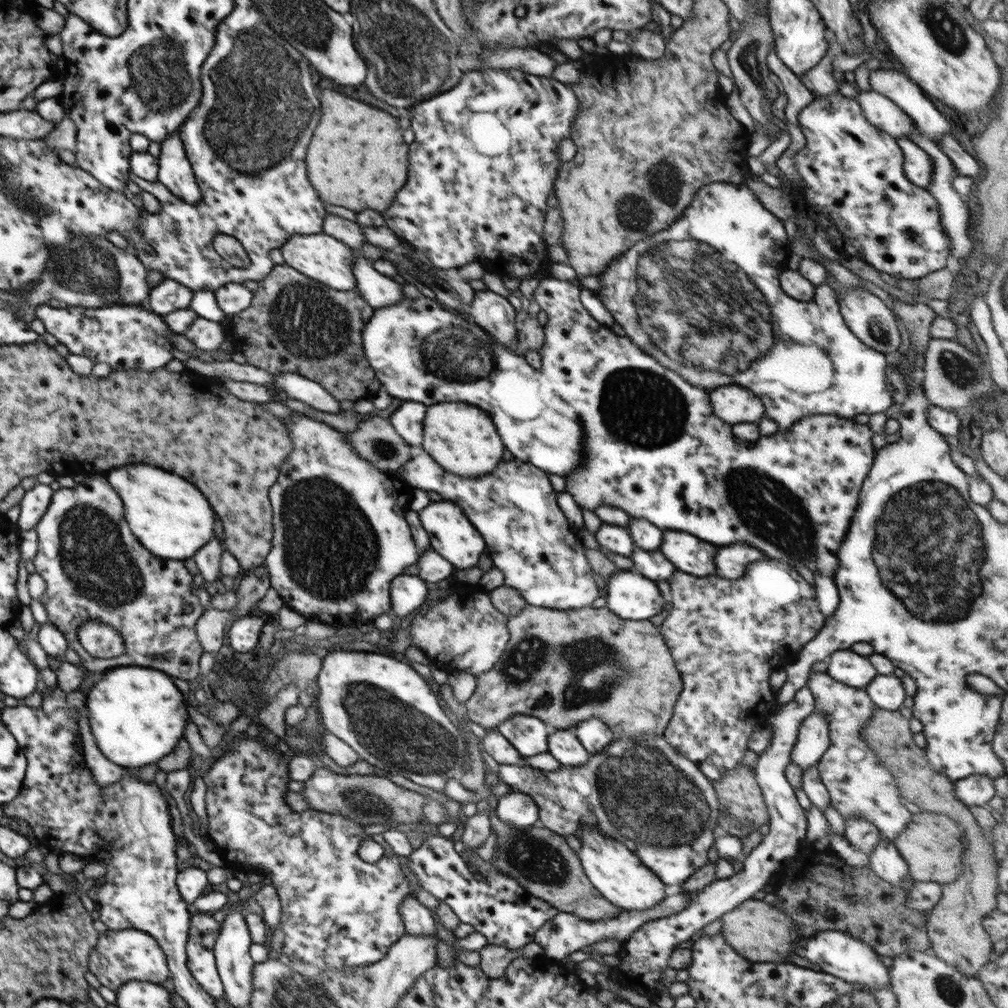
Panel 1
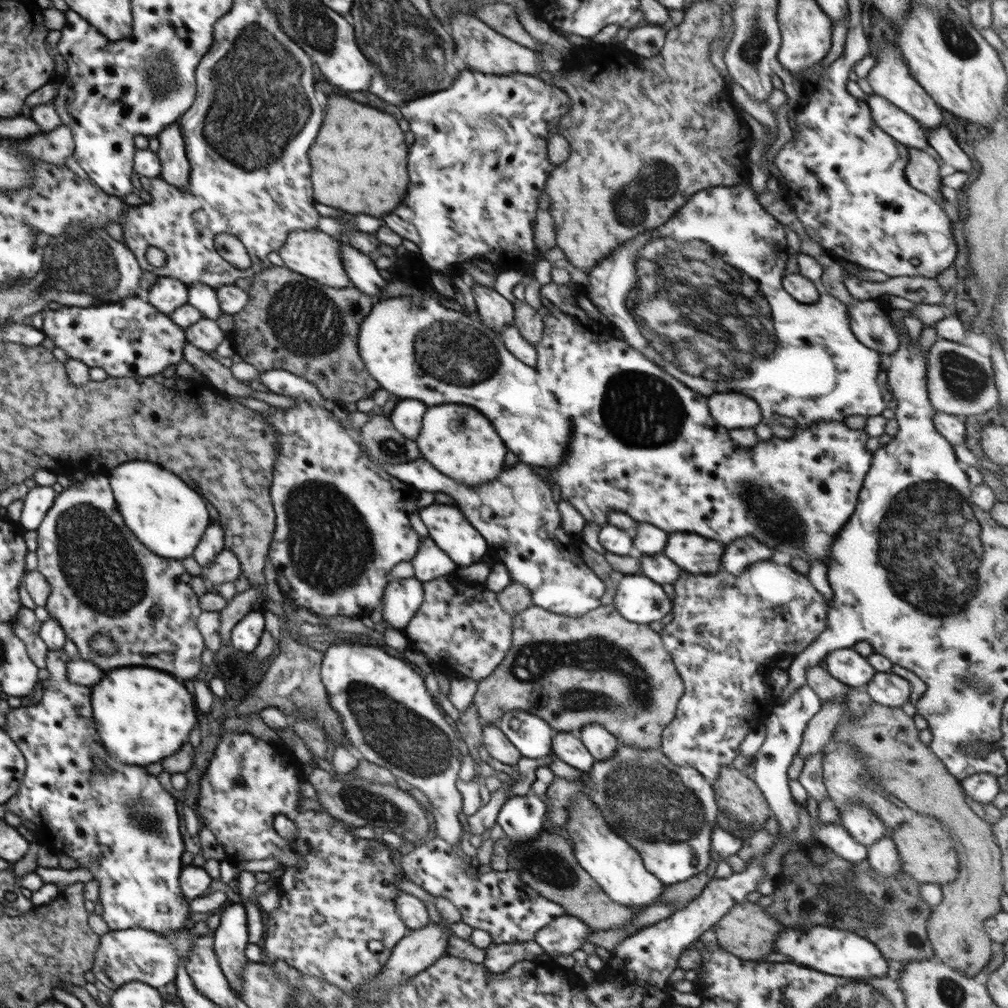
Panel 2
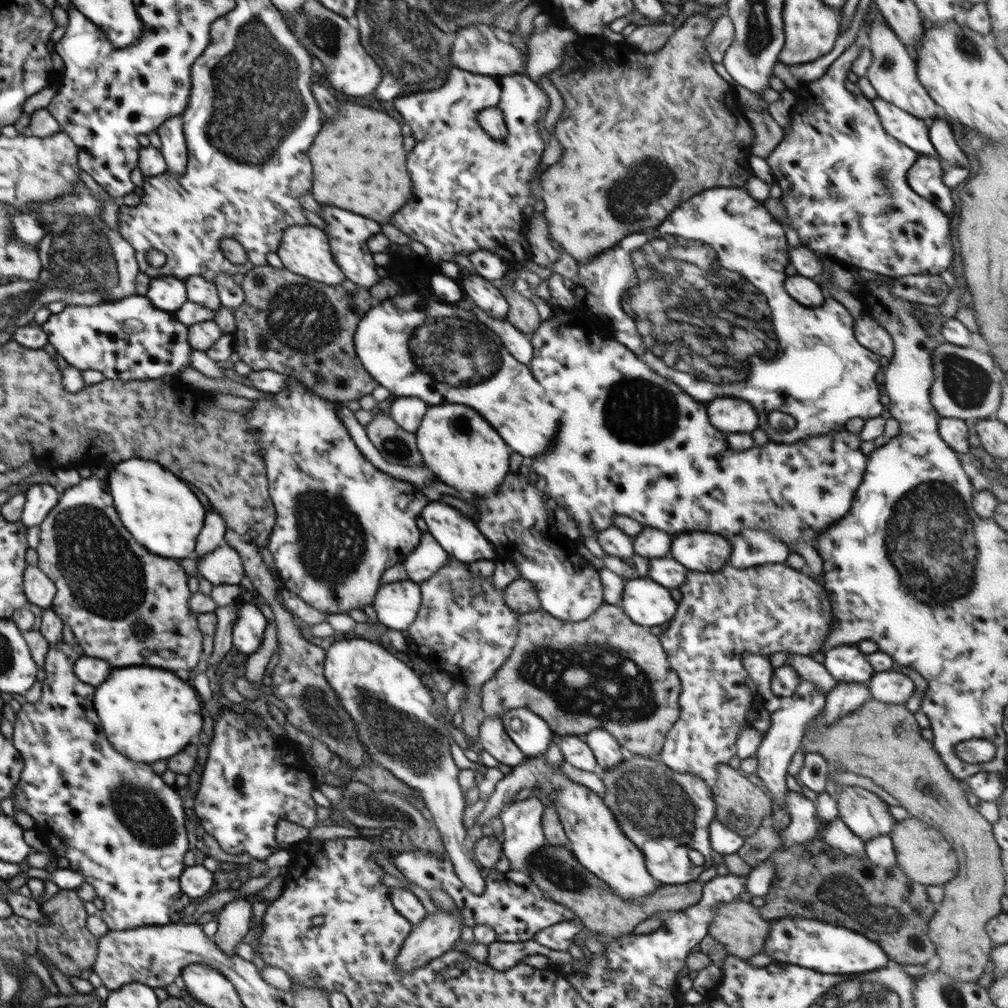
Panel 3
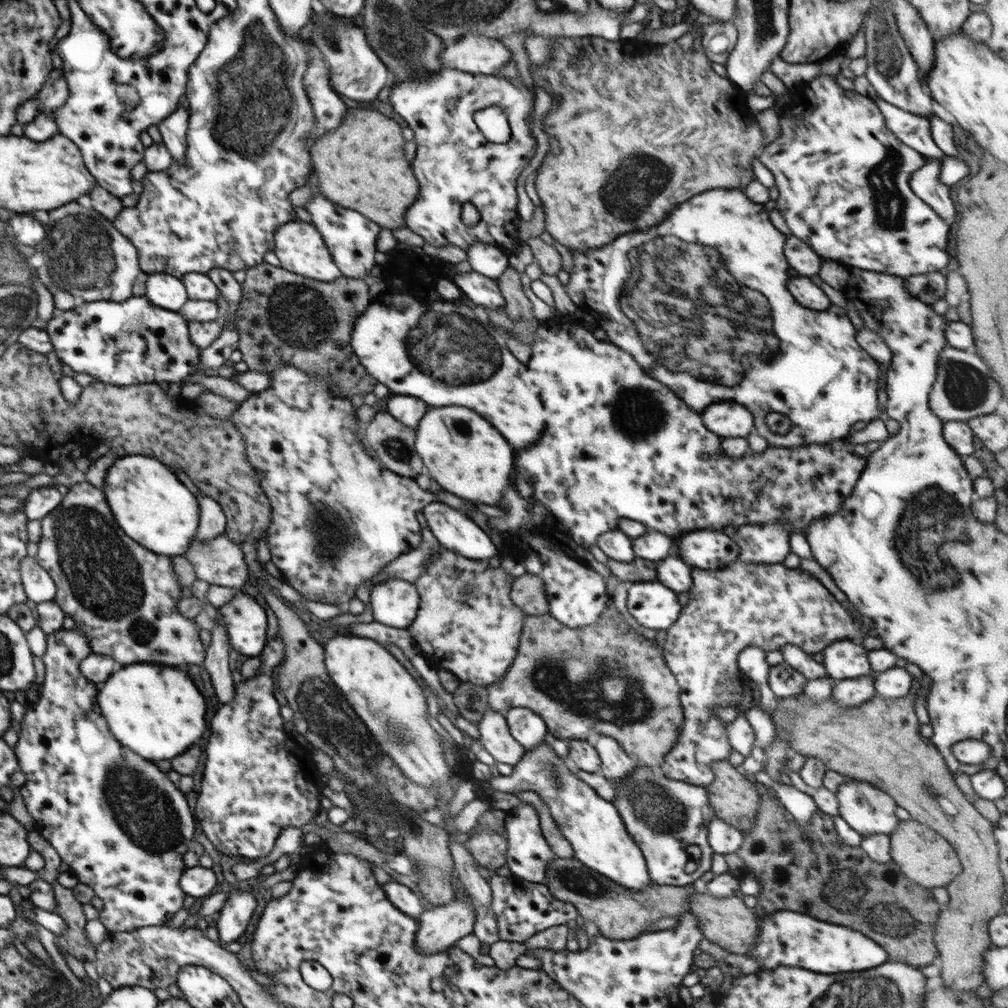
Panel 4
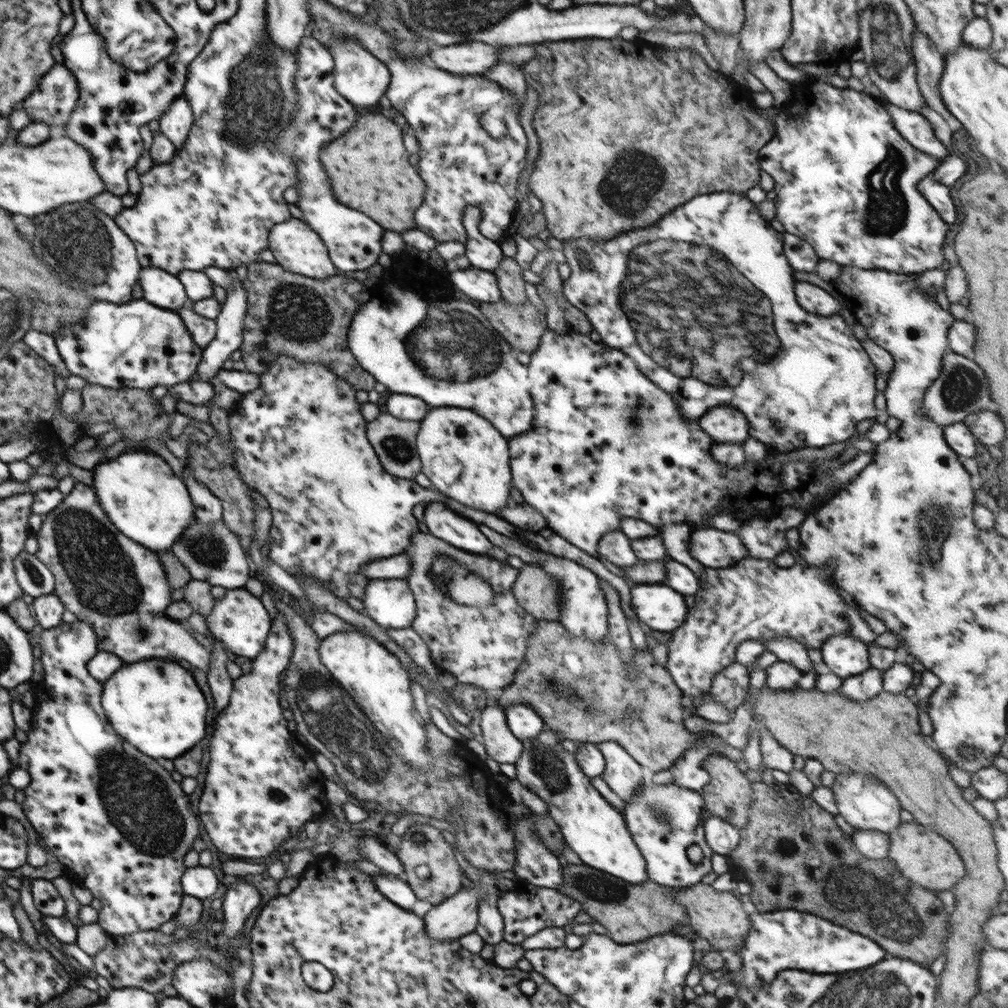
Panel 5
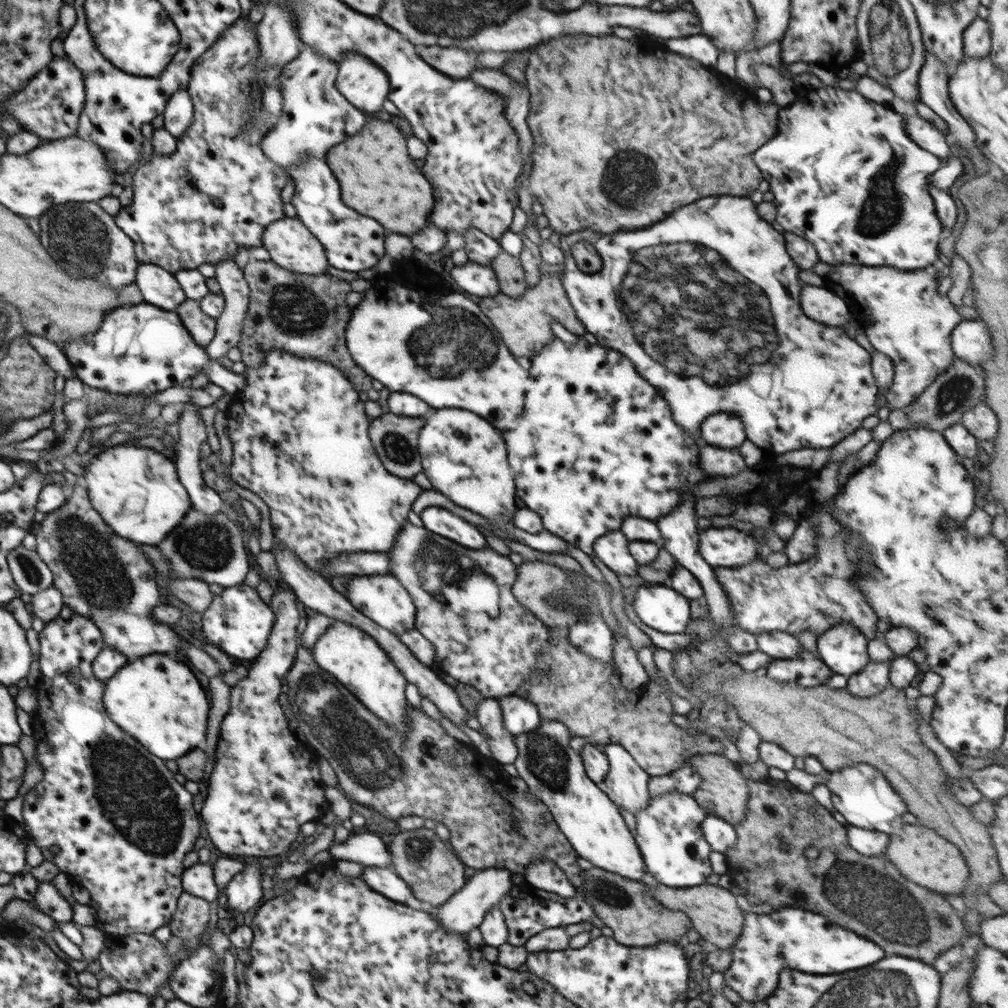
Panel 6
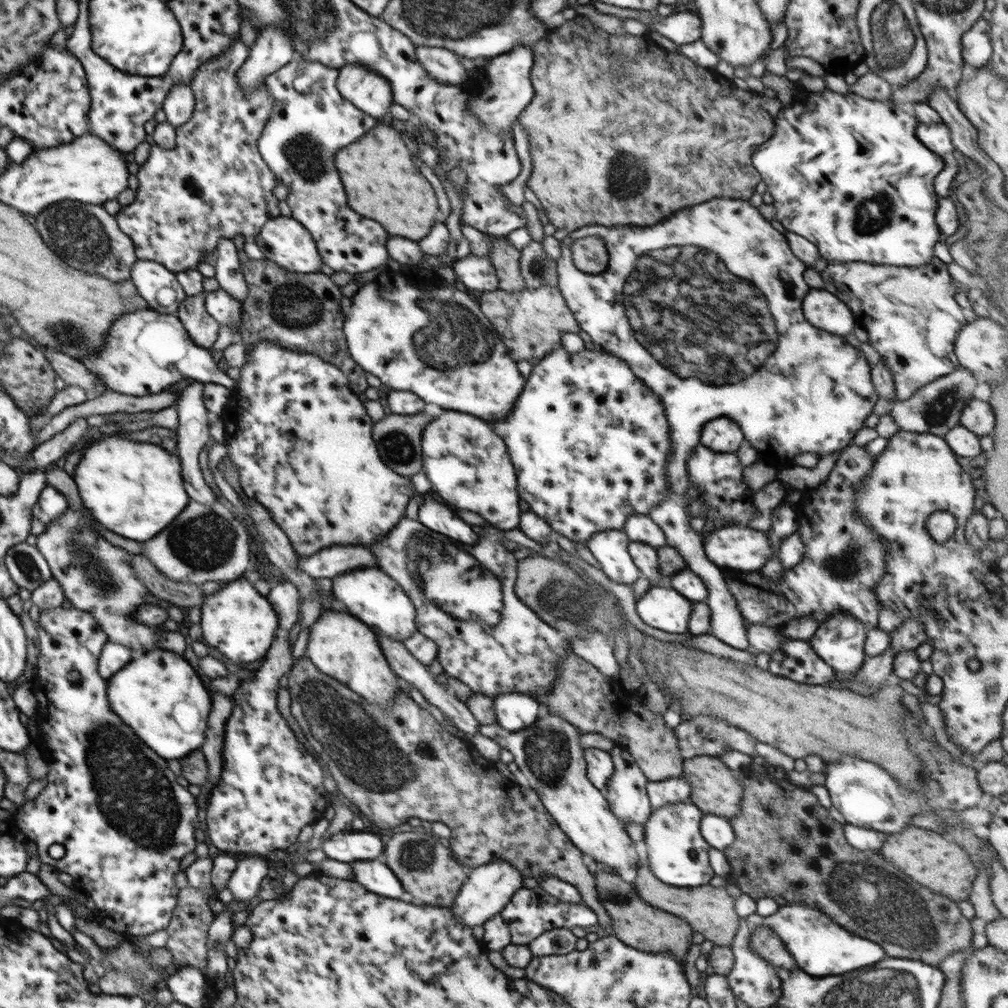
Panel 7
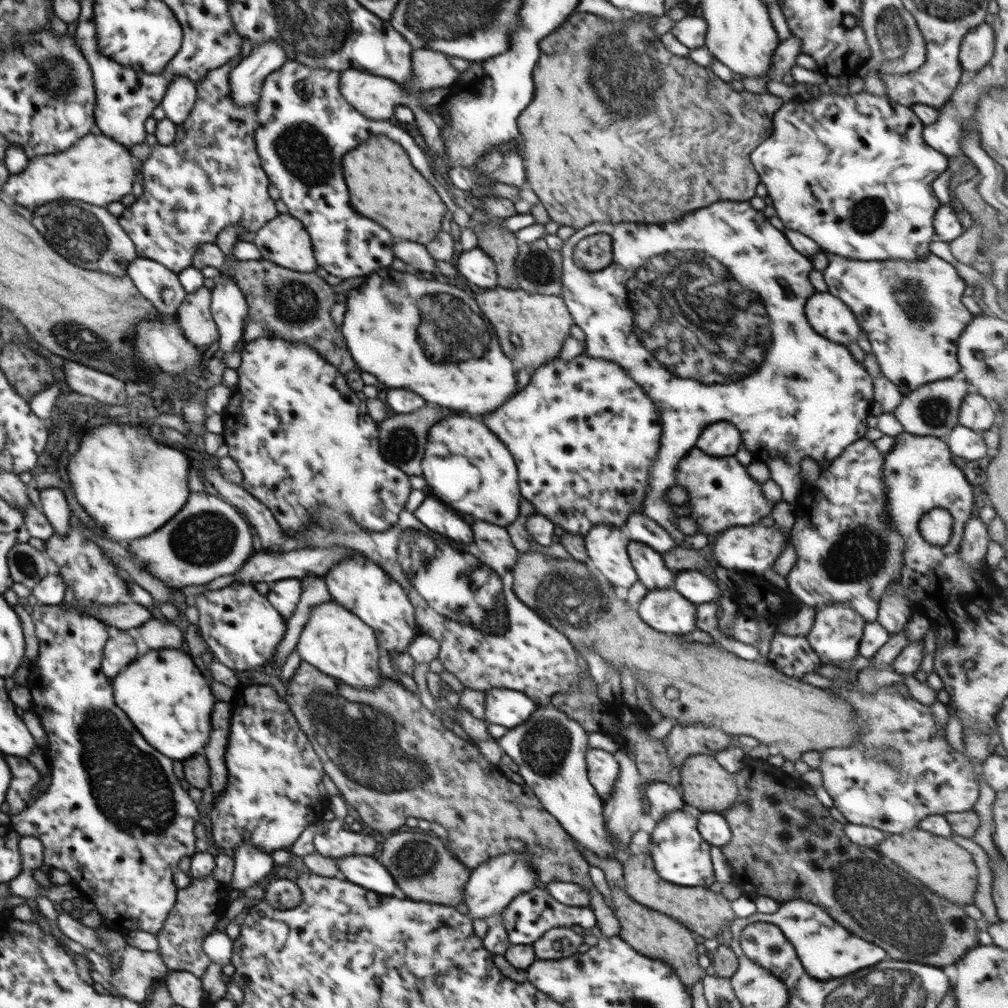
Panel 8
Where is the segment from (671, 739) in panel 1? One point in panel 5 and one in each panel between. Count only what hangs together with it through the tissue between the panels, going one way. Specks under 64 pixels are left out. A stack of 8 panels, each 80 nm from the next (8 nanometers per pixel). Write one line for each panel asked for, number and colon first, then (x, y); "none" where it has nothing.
2: (724, 626)
3: (722, 615)
4: (747, 604)
5: (754, 599)

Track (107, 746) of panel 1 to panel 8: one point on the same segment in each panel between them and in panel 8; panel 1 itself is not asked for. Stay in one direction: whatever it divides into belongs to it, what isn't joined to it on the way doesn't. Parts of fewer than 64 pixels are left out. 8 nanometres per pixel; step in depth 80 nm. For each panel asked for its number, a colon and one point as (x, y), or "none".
2: (142, 715)
3: (149, 714)
4: (157, 711)
5: (155, 704)
6: (157, 699)
7: (158, 695)
8: (163, 693)

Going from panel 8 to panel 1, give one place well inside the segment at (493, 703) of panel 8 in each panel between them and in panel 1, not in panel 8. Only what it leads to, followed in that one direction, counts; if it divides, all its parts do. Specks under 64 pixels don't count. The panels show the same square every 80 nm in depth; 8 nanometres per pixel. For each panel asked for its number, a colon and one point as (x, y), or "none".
1: (529, 735)
2: (531, 736)
3: (532, 735)
4: (529, 729)
5: (523, 721)
6: (520, 715)
7: (514, 711)

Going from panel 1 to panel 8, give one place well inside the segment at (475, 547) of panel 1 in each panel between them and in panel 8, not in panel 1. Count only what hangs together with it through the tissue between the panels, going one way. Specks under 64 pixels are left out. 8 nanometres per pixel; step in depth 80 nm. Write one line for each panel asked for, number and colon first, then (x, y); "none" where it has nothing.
2: (449, 528)
3: (456, 533)
4: (456, 531)
5: (462, 533)
6: (443, 522)
7: (434, 515)
8: (431, 513)

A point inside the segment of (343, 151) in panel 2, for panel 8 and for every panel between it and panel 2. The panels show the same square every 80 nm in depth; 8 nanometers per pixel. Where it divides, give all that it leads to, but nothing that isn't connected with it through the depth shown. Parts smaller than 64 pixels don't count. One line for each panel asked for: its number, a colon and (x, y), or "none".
3: (359, 160)
4: (362, 166)
5: (369, 170)
6: (377, 177)
7: (382, 183)
8: (384, 185)

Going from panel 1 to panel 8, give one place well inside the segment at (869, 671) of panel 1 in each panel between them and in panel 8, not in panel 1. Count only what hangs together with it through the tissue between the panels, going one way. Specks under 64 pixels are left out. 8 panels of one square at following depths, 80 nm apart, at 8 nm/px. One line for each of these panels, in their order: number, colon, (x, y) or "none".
2: (845, 664)
3: (846, 663)
4: (843, 659)
5: (846, 655)
6: (843, 648)
7: (839, 640)
8: (837, 631)

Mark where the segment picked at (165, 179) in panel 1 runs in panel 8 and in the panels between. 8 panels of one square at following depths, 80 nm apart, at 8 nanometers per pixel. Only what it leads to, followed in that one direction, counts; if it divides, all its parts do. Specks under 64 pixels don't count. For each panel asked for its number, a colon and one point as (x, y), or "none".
2: (175, 169)
3: (174, 148)
4: (173, 129)
5: (175, 123)
6: (178, 114)
7: (179, 104)
8: (180, 98)

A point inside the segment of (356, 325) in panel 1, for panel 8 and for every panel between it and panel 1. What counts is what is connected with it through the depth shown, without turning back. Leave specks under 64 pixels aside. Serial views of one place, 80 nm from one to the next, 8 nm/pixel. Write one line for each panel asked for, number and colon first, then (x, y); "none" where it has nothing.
2: (290, 322)
3: (302, 328)
4: (283, 318)
5: (291, 315)
6: (304, 315)
7: (297, 311)
8: (295, 306)

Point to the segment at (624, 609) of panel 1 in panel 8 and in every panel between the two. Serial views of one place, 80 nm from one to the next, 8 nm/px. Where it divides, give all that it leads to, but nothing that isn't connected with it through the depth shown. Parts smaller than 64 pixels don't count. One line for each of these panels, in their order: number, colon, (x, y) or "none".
2: (639, 599)
3: (647, 603)
4: (652, 604)
5: (658, 606)
6: (659, 606)
7: (662, 607)
8: (666, 610)

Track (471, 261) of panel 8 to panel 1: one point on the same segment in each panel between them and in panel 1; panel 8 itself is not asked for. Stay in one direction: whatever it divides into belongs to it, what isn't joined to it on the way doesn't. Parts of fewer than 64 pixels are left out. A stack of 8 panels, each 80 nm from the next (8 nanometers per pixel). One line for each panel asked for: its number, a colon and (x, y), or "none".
1: (495, 315)
2: (495, 311)
3: (486, 295)
4: (483, 291)
5: (479, 286)
6: (481, 282)
7: (477, 273)

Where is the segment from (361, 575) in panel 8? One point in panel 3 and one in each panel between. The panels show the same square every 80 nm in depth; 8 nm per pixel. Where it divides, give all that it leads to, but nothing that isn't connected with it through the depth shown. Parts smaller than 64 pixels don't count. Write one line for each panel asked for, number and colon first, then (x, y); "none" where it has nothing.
3: (397, 603)
4: (395, 602)
5: (390, 602)
6: (382, 598)
7: (372, 596)

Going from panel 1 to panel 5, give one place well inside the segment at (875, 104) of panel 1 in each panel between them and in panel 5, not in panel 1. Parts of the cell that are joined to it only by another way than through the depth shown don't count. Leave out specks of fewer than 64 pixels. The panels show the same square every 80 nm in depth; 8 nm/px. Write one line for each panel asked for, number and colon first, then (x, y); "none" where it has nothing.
2: (901, 126)
3: (909, 130)
4: (915, 131)
5: (915, 128)

